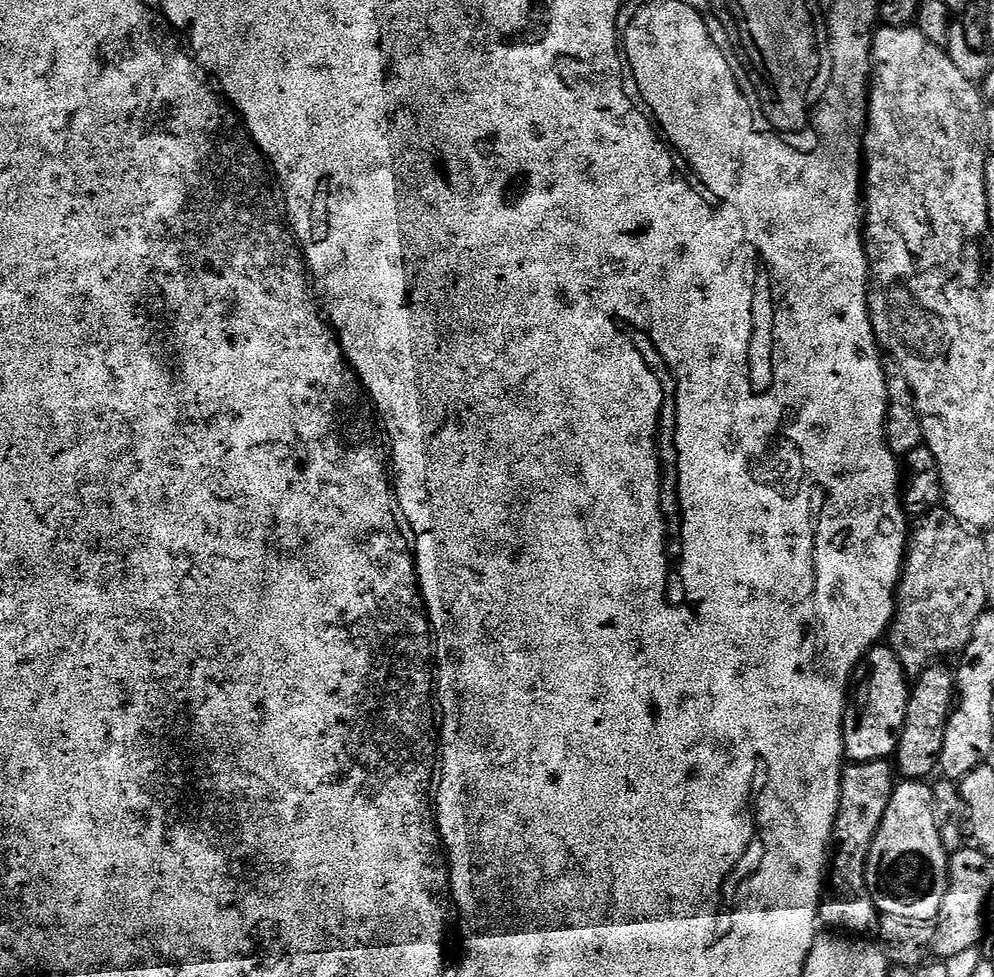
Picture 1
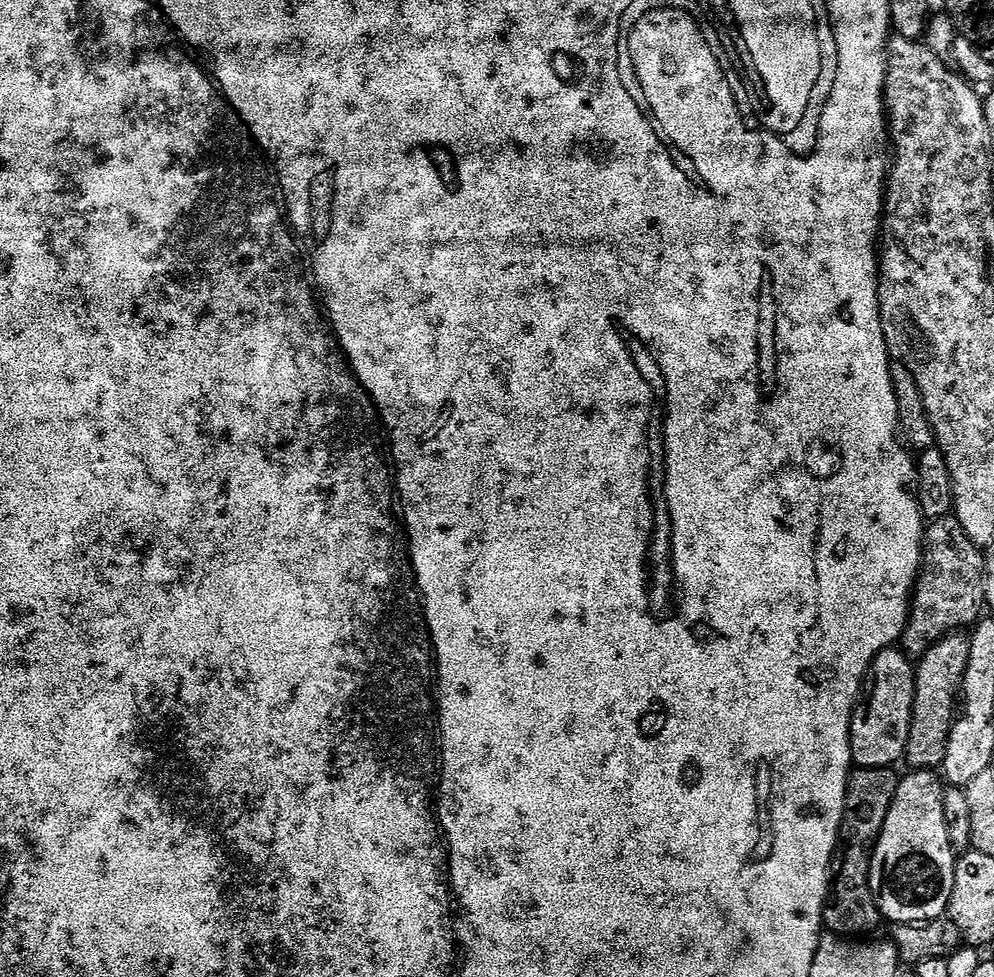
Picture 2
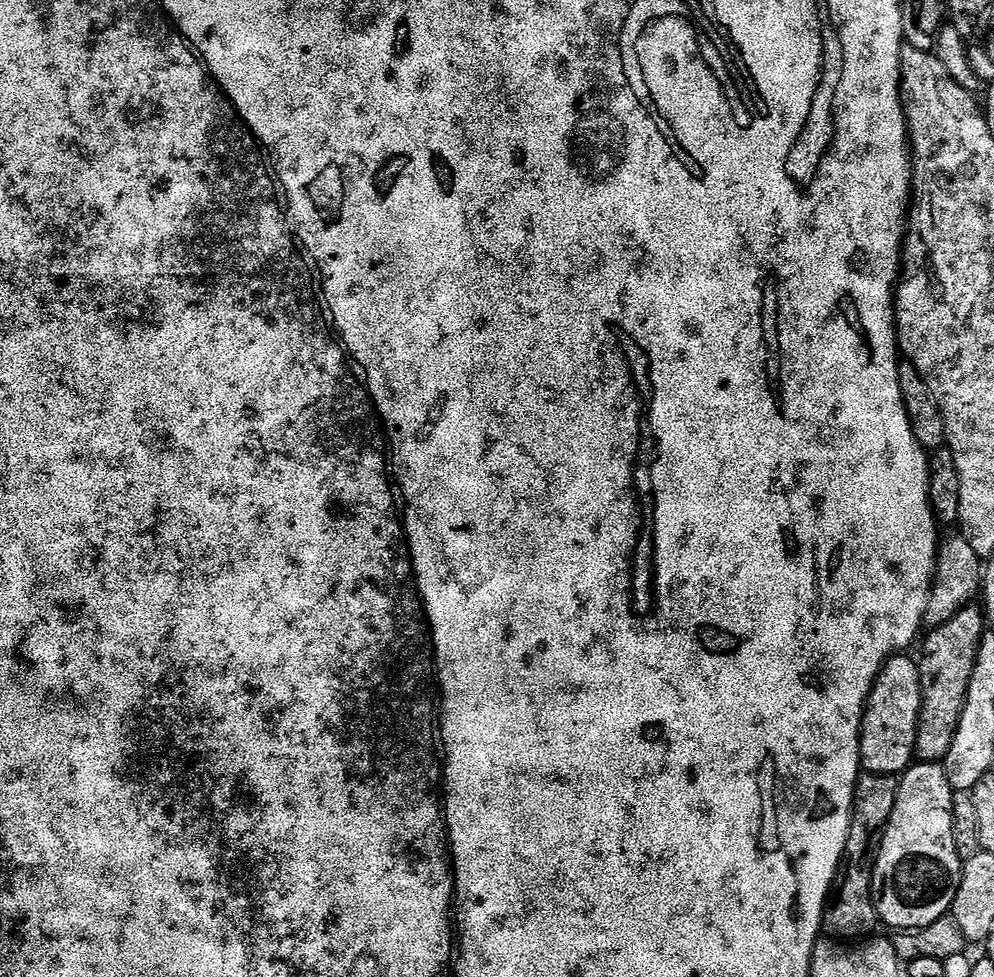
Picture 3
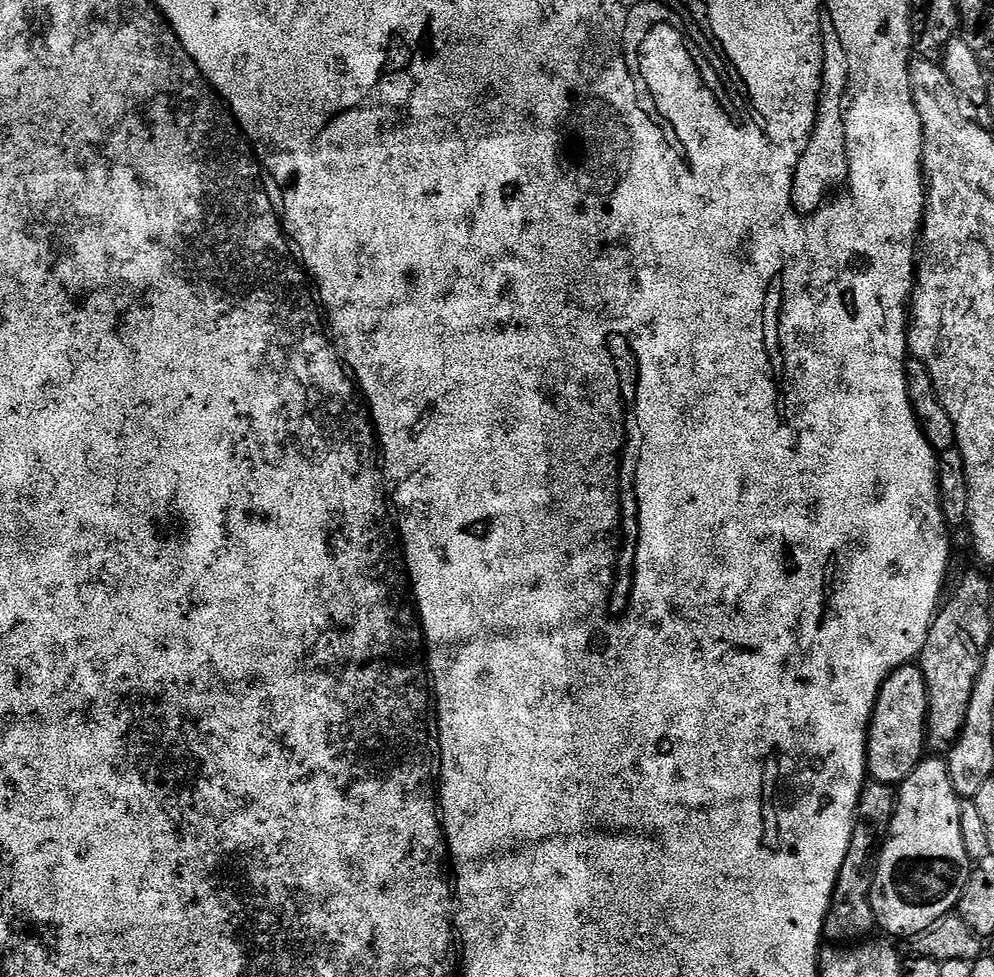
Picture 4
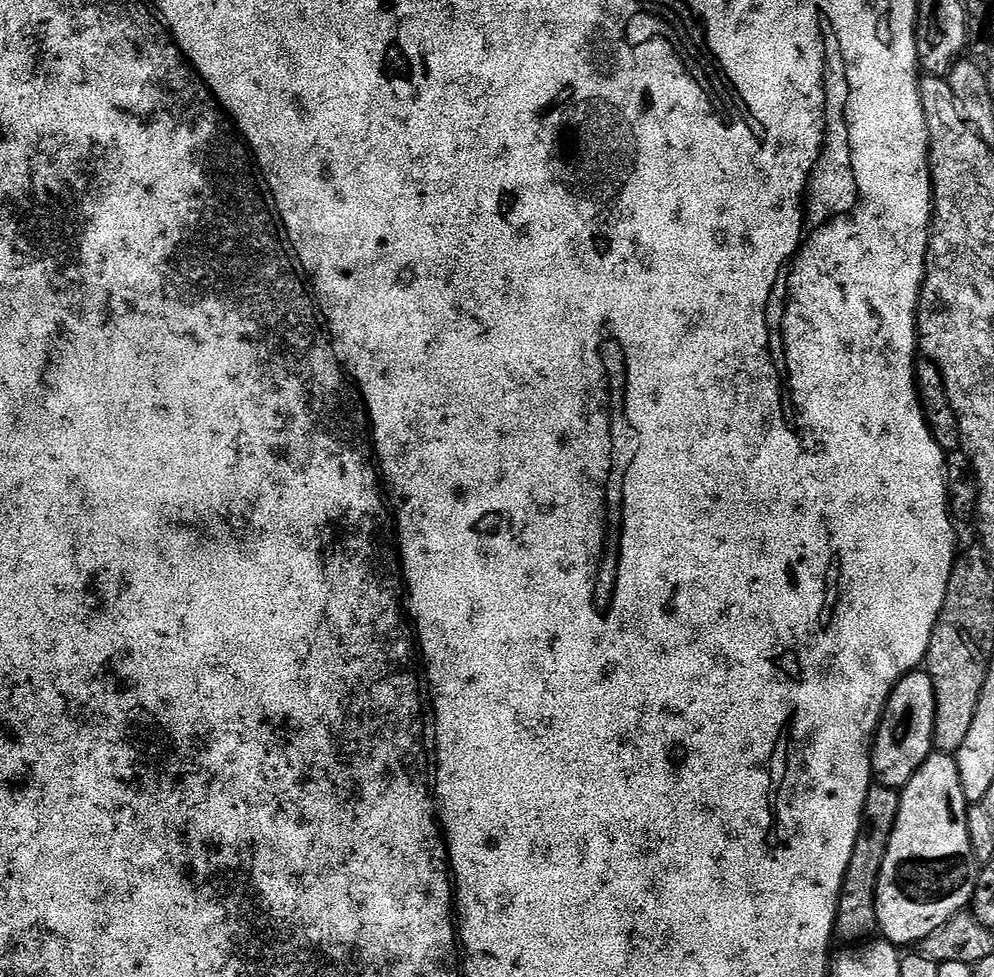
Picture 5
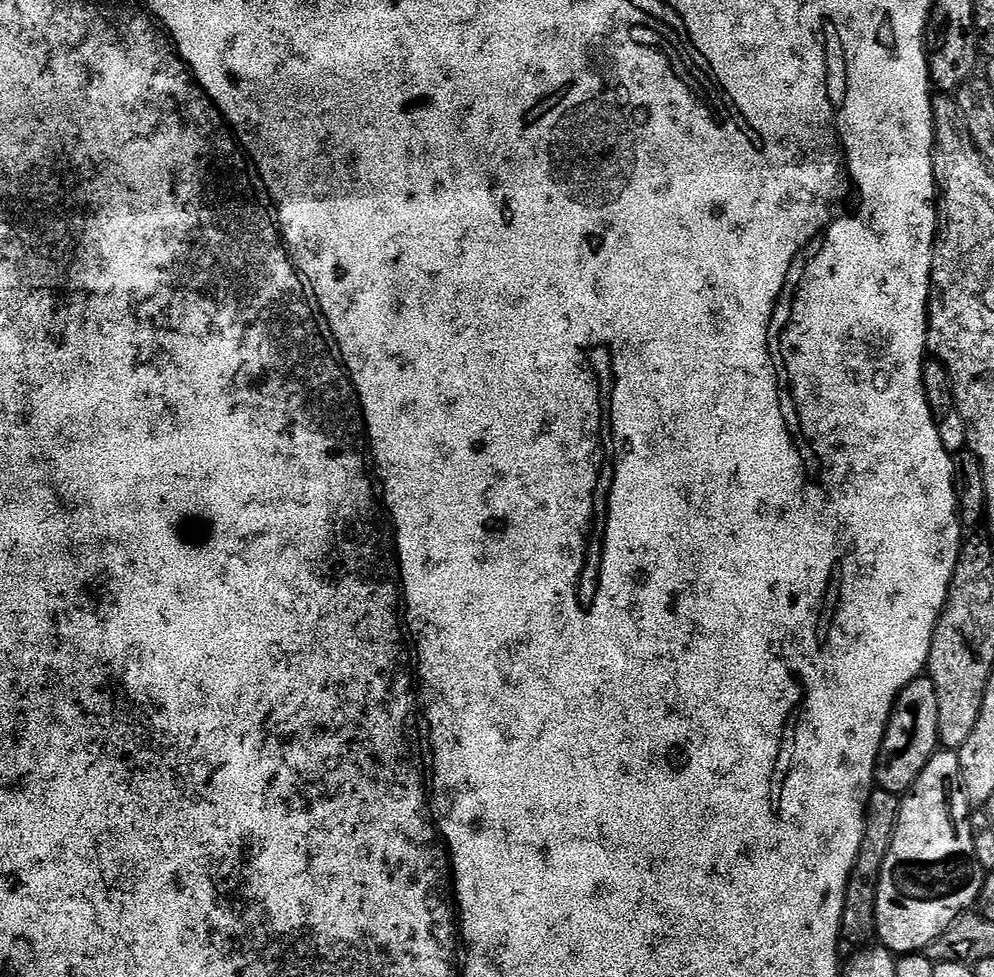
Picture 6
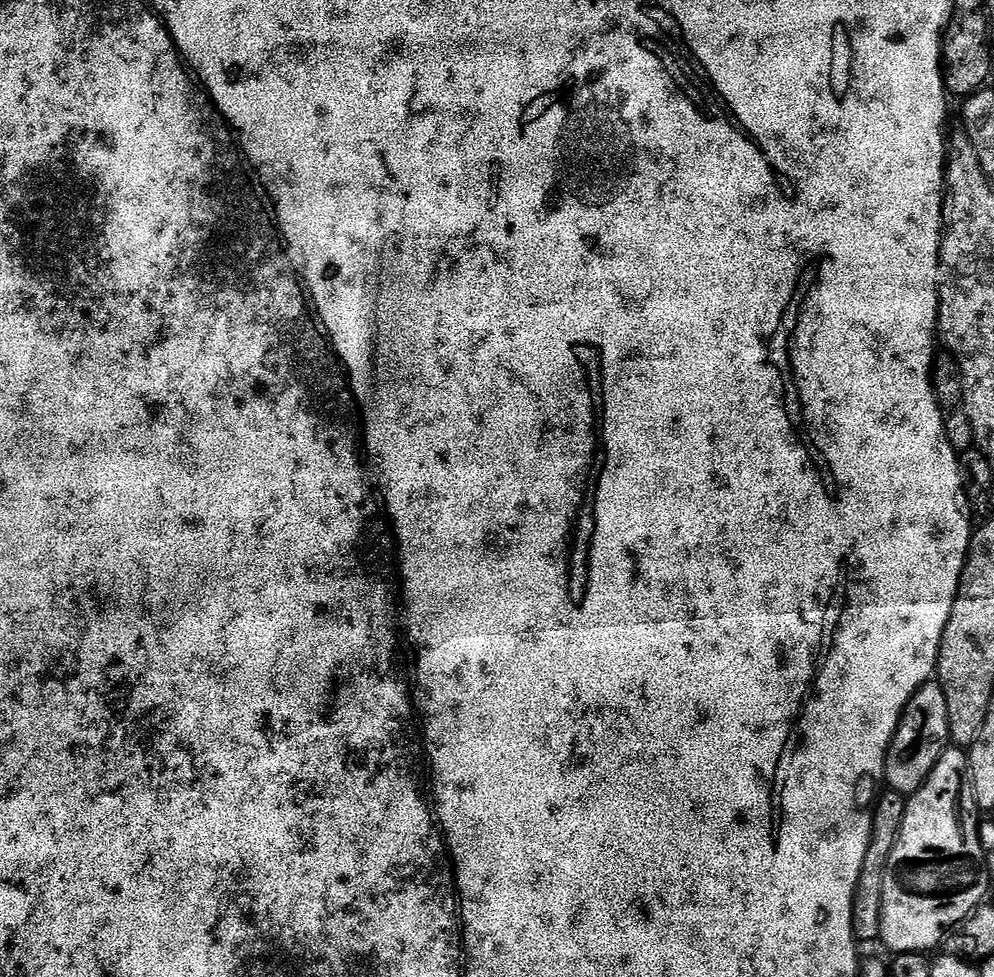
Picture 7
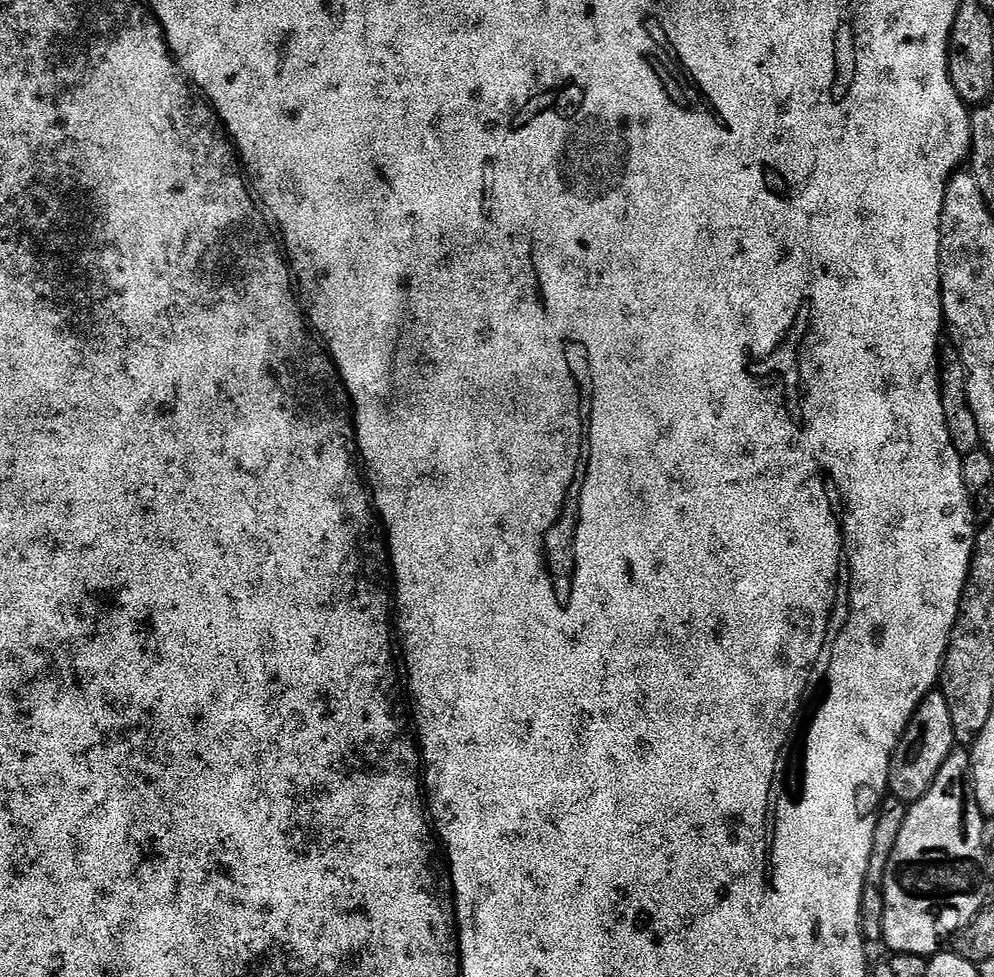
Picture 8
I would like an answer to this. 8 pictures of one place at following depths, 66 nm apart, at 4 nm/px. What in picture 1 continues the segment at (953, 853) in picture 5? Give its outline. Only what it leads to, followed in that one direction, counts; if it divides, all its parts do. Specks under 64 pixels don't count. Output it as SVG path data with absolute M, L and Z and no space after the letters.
M904 780L897 783L890 806L886 806L886 818L872 843L868 855L866 882L877 913L894 918L910 918L914 922L932 922L939 917L942 902L948 889L948 858L950 853L944 848L940 837L940 827L936 821L936 803L932 793L933 785L923 780Z

